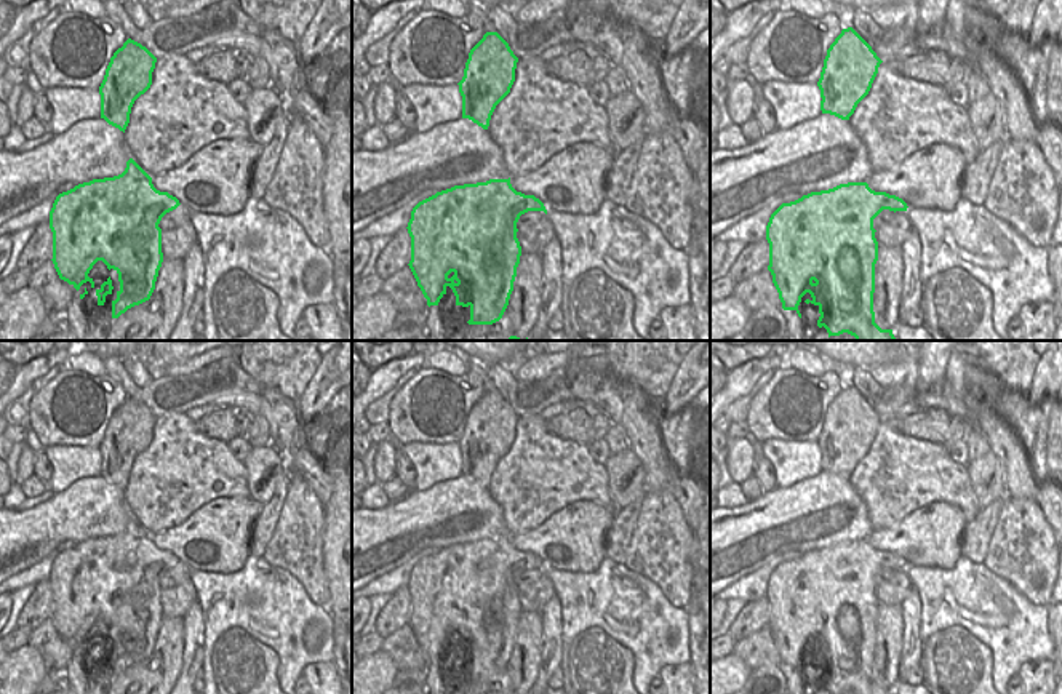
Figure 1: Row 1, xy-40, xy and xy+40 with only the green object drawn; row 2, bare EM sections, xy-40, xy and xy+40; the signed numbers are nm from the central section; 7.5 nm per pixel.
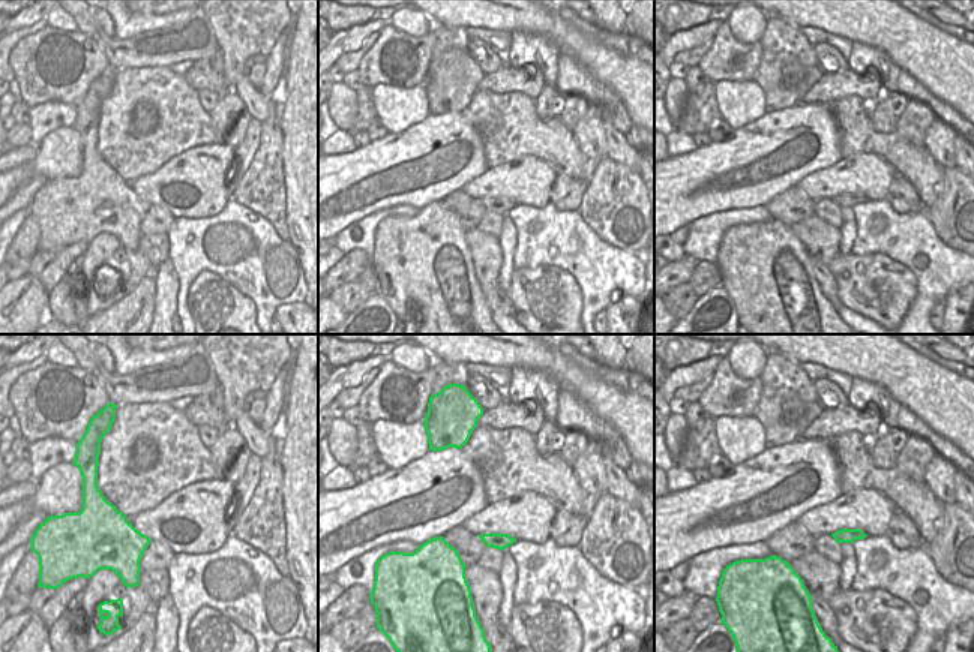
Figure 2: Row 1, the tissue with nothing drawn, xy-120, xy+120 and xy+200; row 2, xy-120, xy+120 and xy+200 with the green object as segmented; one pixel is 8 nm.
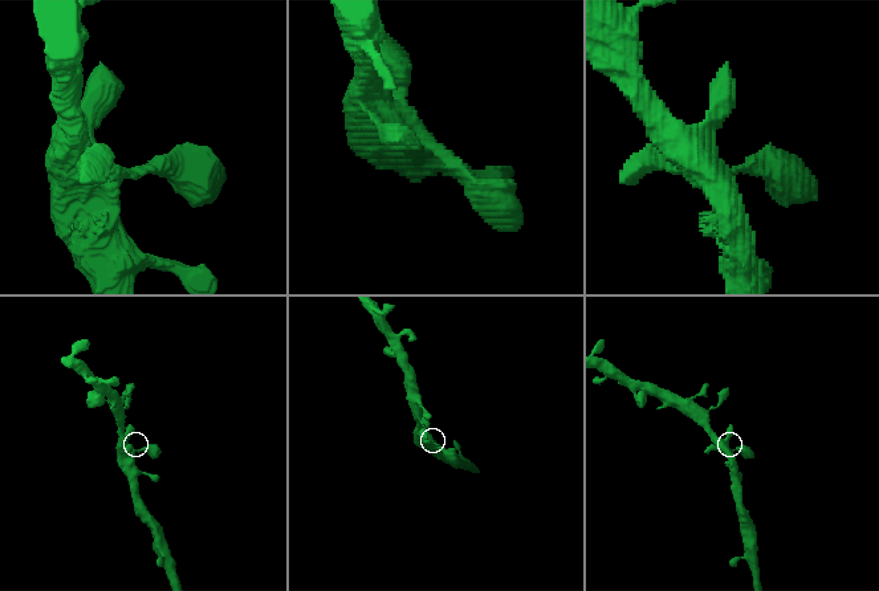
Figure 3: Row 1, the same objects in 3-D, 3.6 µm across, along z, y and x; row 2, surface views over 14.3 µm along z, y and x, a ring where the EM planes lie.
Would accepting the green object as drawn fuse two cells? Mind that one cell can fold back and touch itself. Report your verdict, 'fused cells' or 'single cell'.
single cell

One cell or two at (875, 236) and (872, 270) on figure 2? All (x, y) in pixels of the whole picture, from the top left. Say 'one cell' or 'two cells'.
two cells

